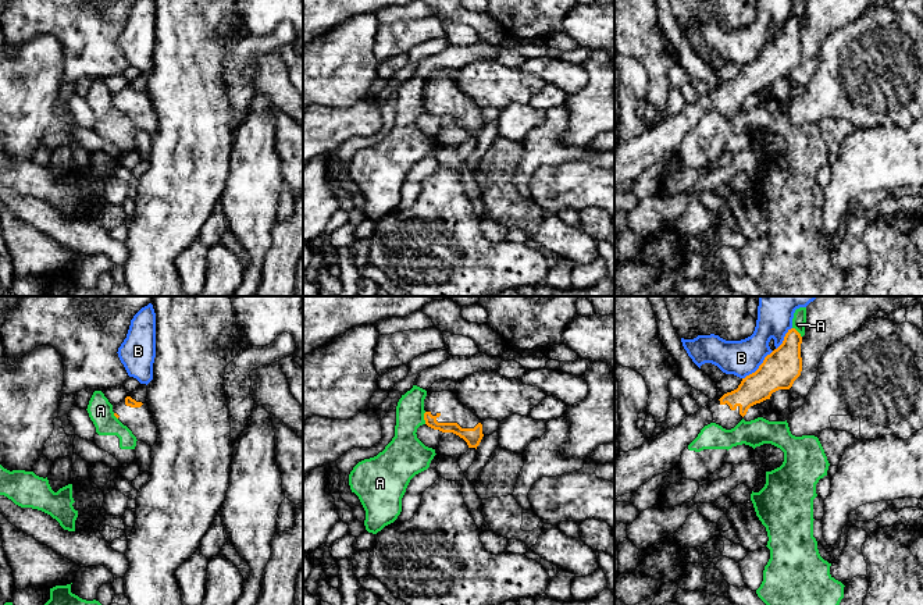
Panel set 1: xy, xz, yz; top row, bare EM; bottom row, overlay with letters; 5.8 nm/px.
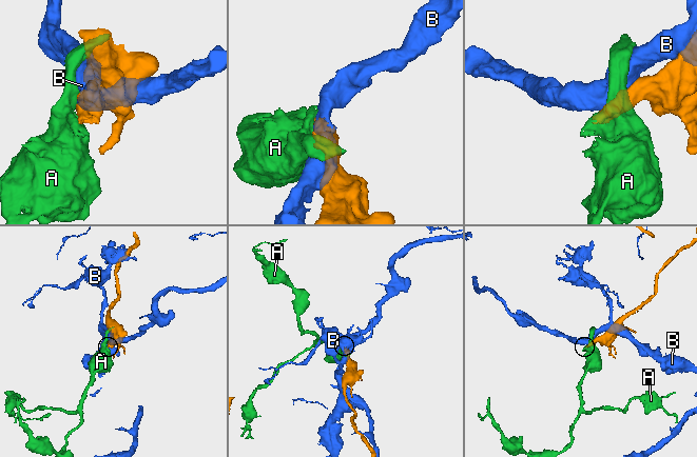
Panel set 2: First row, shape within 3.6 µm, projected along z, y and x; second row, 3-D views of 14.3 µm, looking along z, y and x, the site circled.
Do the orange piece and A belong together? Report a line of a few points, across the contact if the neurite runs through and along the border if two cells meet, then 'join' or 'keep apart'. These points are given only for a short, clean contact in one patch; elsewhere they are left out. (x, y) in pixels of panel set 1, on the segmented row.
keep apart

